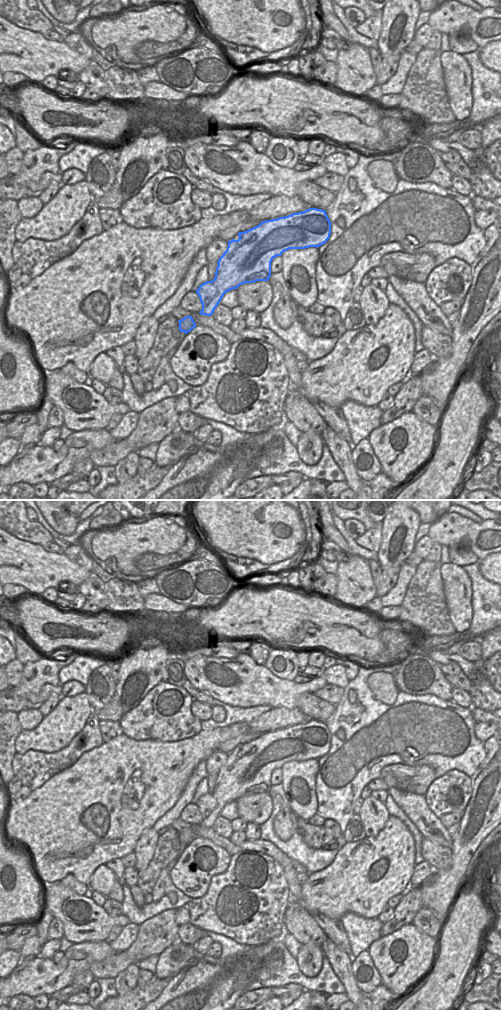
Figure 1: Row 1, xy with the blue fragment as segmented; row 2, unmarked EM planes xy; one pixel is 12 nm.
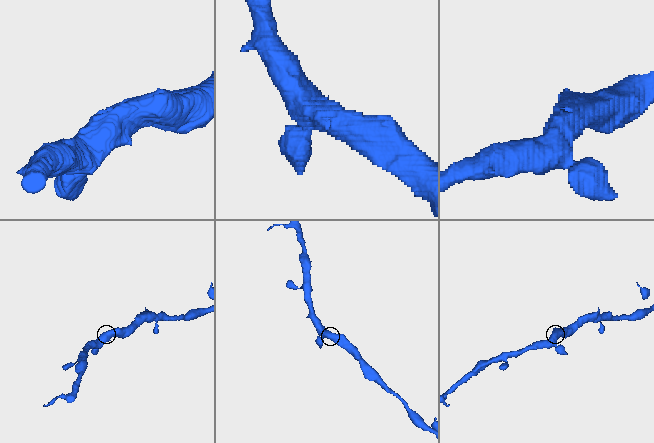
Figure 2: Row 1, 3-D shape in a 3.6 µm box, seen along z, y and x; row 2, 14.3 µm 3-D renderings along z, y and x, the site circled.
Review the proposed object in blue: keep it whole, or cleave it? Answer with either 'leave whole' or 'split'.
leave whole

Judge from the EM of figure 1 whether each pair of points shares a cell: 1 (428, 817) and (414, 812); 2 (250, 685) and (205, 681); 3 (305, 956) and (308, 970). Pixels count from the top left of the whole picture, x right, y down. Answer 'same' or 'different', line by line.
1: same
2: same
3: same

